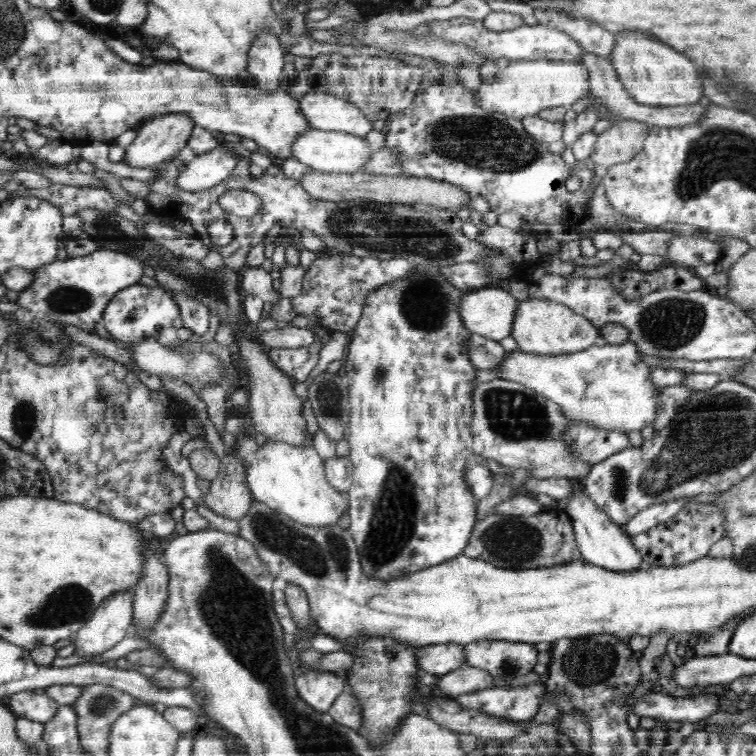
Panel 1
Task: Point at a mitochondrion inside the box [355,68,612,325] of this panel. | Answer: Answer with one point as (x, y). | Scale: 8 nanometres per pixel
(488, 143)

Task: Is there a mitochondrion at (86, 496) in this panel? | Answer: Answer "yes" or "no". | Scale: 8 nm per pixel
no

